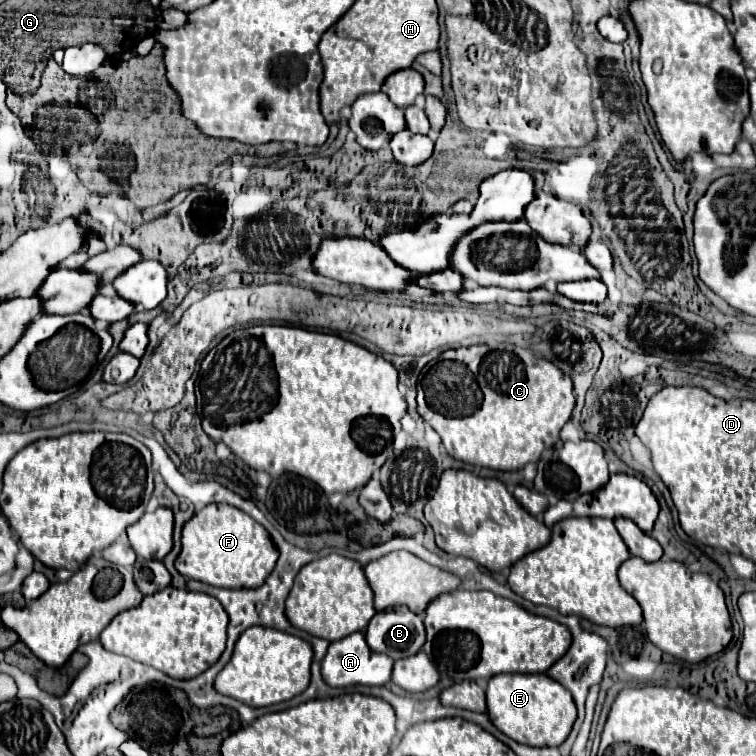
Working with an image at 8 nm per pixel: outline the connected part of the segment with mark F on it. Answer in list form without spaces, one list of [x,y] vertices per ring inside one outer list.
[[[210,504],[184,524],[176,570],[182,576],[220,588],[258,588],[274,570],[276,560],[278,550],[256,520],[234,506]]]

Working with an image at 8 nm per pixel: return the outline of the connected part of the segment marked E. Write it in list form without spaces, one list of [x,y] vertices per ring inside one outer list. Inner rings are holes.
[[[500,674],[488,680],[486,714],[500,732],[516,742],[560,746],[576,720],[576,704],[572,694],[548,674]]]

